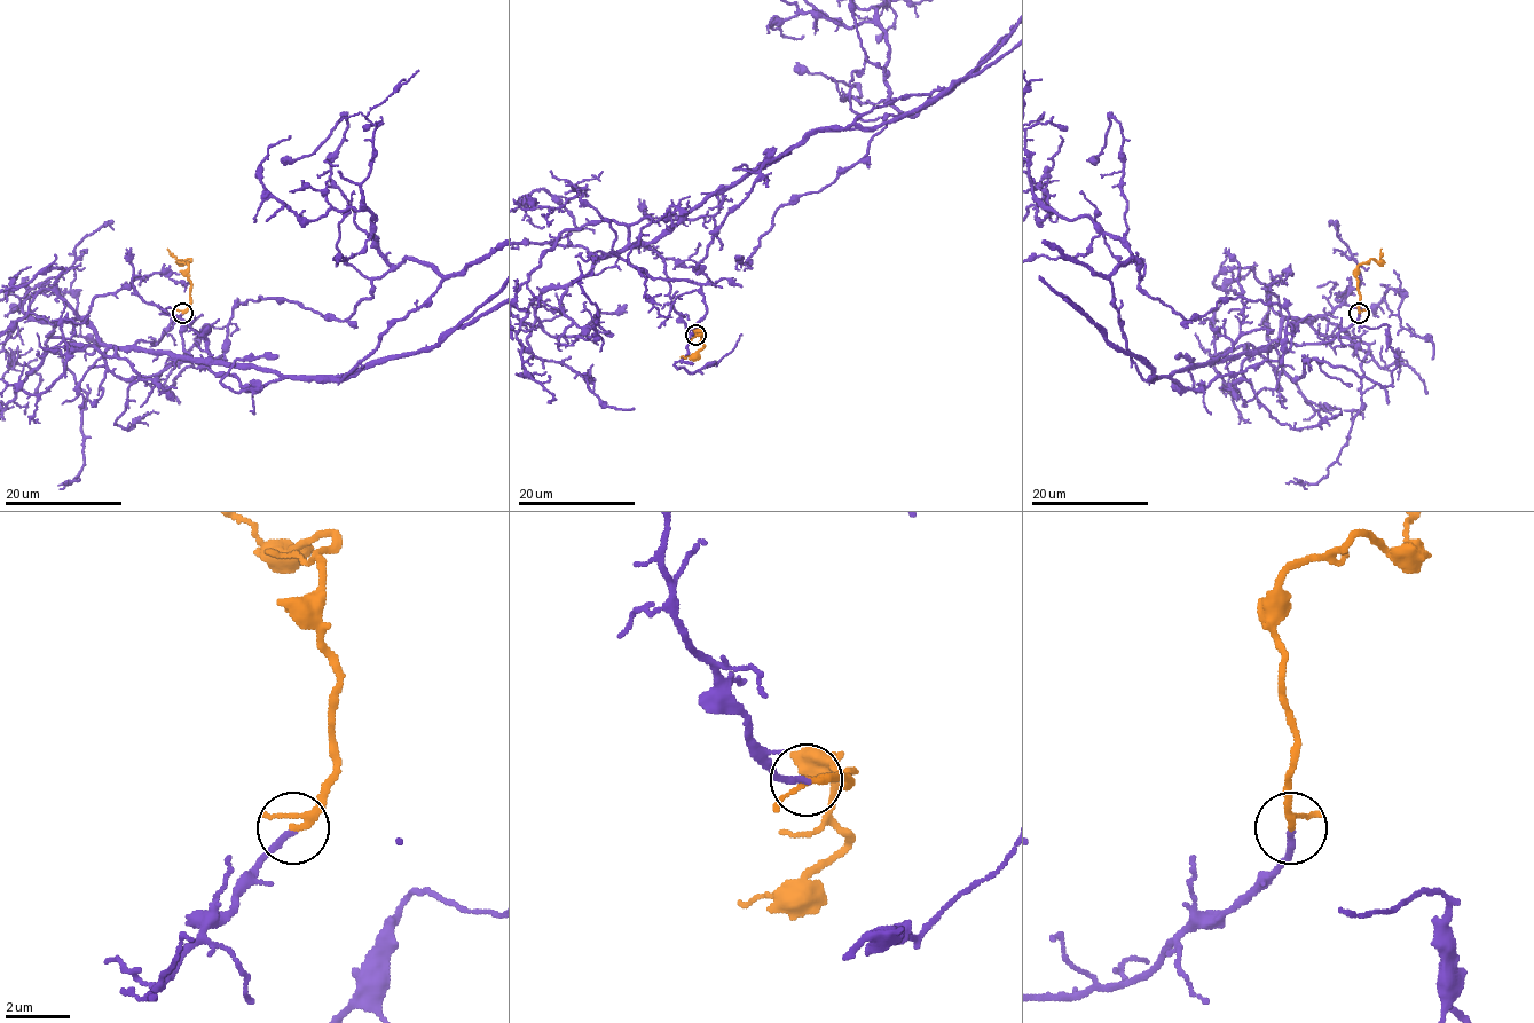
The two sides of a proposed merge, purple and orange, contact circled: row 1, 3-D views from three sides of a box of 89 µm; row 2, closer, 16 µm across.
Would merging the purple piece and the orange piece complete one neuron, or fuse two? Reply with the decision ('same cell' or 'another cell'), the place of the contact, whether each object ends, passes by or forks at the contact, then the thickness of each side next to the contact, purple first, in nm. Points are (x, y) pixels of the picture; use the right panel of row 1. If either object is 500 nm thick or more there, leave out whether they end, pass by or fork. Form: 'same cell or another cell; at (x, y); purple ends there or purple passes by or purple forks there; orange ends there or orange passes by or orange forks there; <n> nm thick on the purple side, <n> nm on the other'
same cell; at (1359, 313); purple ends there; orange passes by; 200 nm thick on the purple side, 190 nm on the other

